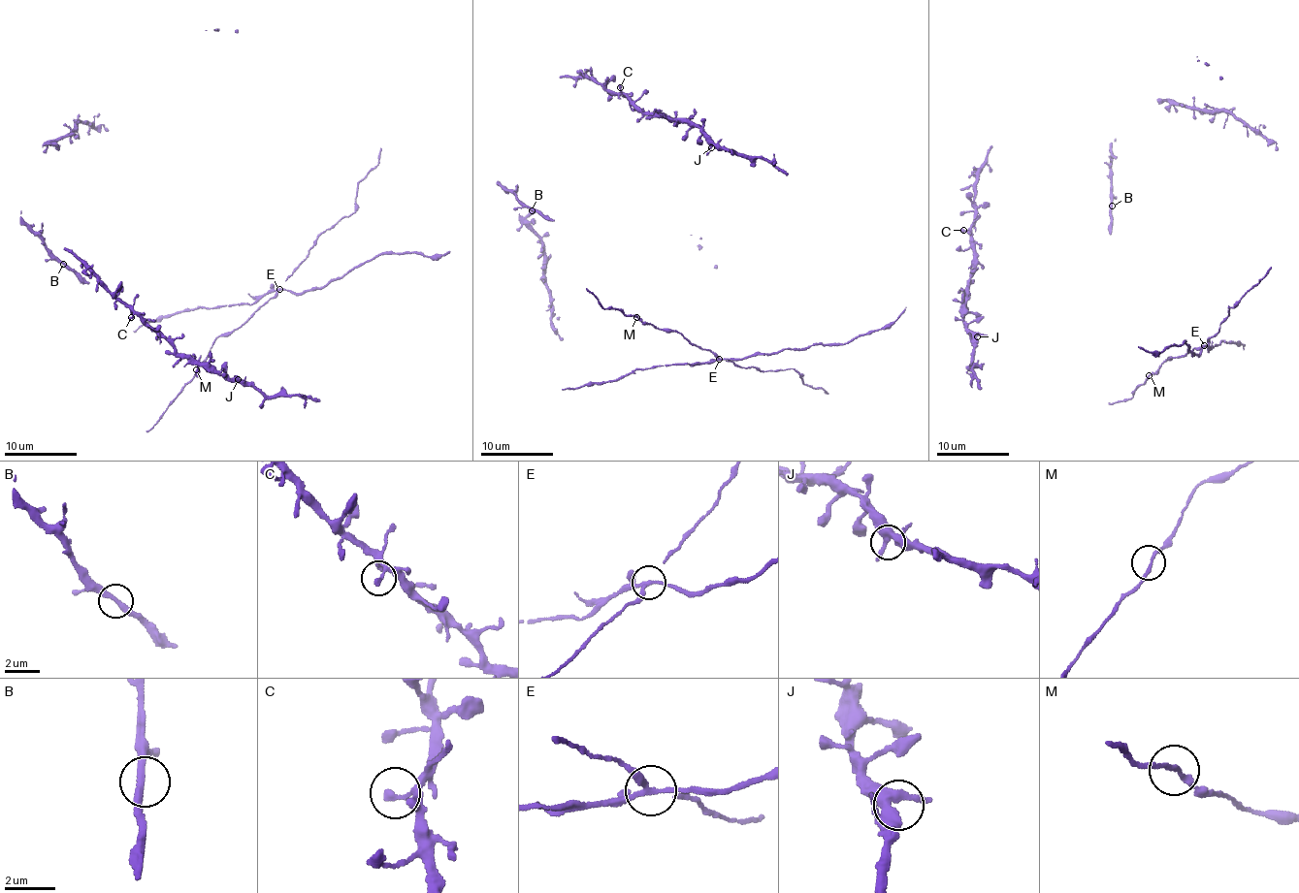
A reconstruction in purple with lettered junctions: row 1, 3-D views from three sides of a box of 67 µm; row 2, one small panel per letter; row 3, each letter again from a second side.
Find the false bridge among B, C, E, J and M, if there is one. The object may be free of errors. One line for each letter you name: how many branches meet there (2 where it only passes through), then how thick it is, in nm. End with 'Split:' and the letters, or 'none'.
E: 3 | 190 nm
Split: E

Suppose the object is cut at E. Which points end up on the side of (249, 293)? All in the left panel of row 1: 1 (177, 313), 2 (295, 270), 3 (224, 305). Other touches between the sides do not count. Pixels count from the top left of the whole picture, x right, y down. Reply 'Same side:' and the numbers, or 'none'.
Same side: 1, 3

